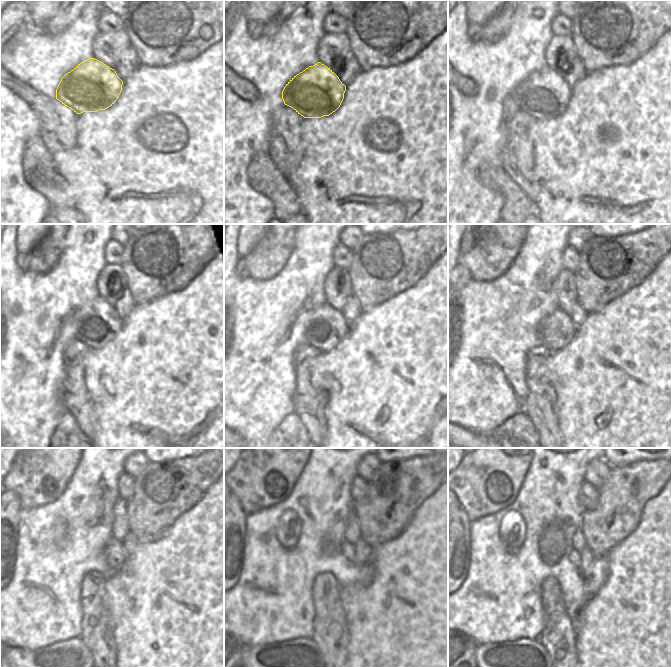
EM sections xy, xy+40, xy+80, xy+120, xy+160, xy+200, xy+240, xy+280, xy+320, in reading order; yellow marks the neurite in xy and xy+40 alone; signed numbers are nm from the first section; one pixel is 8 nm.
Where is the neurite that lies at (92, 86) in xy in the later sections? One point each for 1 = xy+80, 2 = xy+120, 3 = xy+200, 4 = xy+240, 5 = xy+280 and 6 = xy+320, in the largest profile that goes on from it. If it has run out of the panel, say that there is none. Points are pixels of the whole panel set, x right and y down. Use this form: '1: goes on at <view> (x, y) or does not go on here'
1: goes on at xy+80 (544, 95)
2: goes on at xy+120 (97, 323)
3: goes on at xy+200 (554, 332)
4: goes on at xy+240 (114, 553)
5: goes on at xy+280 (347, 549)
6: goes on at xy+320 (574, 556)

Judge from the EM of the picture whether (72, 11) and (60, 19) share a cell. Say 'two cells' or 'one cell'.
one cell

